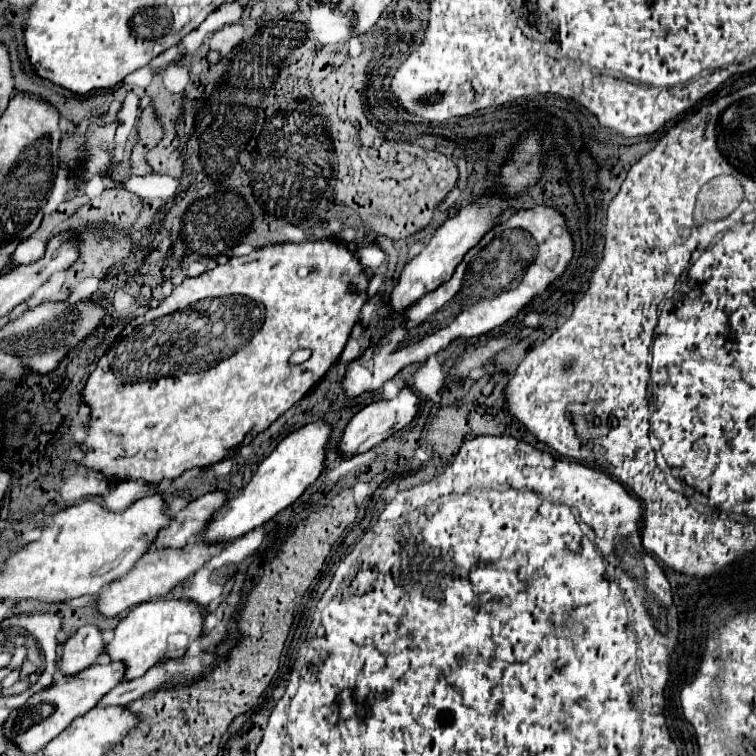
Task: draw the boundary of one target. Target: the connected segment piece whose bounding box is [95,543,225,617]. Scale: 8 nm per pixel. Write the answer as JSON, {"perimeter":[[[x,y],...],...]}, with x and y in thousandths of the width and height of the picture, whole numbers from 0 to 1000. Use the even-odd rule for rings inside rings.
{"perimeter":[[[250,718],[242,726],[216,726],[216,729],[194,729],[194,734],[189,734],[179,750],[173,750],[173,755],[168,755],[163,763],[152,766],[144,771],[142,782],[134,782],[126,792],[126,806],[136,813],[136,816],[155,816],[160,813],[165,806],[200,795],[200,792],[210,792],[216,787],[221,787],[231,774],[237,774],[239,769],[245,769],[247,763],[253,763],[261,753],[266,753],[271,747],[271,742],[276,742],[282,734],[292,731],[298,721],[276,721],[276,718]]]}

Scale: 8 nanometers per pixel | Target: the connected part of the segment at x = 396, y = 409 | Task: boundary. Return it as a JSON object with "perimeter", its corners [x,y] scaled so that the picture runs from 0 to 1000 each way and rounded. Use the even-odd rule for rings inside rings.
{"perimeter":[[[533,512],[530,520],[517,528],[517,530],[496,530],[485,538],[480,538],[456,565],[454,575],[448,578],[448,586],[446,586],[446,599],[451,604],[467,604],[467,602],[475,602],[475,599],[483,599],[488,597],[491,591],[501,589],[504,583],[509,583],[515,575],[520,575],[522,570],[533,567],[536,562],[541,562],[552,546],[552,538],[554,538],[554,525],[541,515],[541,512]]]}

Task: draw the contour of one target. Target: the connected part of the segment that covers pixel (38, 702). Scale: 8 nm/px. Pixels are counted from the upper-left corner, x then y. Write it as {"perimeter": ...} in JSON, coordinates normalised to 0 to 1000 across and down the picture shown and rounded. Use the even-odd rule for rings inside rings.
{"perimeter":[[[123,877],[94,896],[78,896],[67,909],[41,919],[33,935],[17,938],[9,954],[1,959],[7,975],[28,993],[28,996],[52,996],[78,967],[83,967],[97,951],[120,940],[131,925],[147,914],[157,903],[157,893],[163,893],[163,877]]]}

